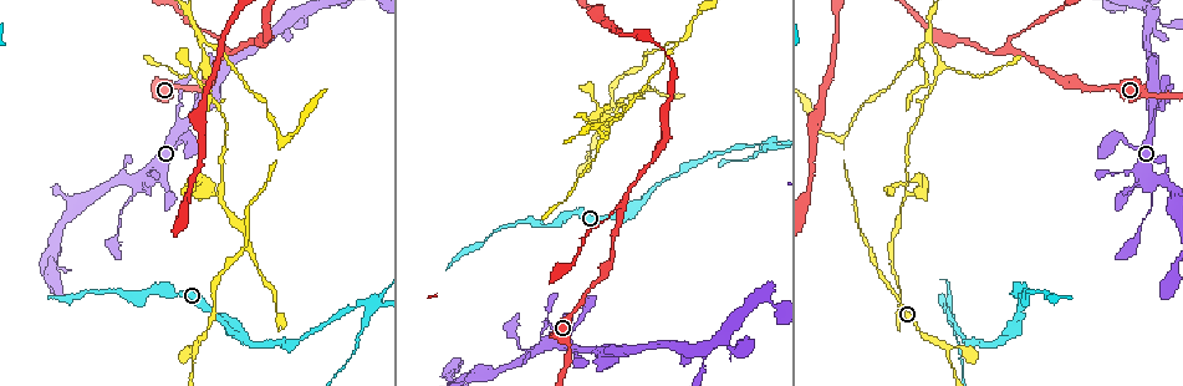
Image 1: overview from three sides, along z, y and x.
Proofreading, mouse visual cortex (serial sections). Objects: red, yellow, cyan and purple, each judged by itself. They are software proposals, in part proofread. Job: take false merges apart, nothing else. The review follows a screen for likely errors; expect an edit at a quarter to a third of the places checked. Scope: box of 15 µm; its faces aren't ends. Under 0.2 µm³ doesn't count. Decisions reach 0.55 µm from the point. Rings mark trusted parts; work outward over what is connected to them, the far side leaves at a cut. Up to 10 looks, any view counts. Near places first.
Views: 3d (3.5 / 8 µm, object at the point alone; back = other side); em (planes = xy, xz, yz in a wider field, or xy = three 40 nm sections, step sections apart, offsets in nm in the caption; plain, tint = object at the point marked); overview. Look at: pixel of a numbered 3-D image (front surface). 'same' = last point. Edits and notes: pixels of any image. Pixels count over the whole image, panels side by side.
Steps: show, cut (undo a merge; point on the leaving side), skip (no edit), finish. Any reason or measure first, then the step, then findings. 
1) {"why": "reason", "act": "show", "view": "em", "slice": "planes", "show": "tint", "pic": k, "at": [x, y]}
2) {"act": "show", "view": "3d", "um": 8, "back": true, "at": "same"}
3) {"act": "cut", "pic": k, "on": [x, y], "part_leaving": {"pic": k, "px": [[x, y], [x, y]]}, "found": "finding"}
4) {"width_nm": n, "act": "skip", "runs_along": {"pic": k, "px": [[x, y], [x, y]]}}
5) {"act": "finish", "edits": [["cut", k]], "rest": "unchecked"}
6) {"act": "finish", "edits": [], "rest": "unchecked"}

{"why": "a narrow waist", "act": "show", "view": "3d", "um": 8, "pic": 1, "at": [279, 149]}

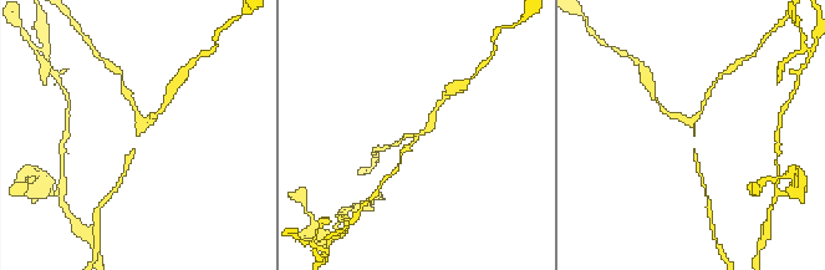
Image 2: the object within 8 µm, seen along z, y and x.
{"arms": 3, "arm_widths_nm": [150, 150, 200], "why": "shape alone is not enough", "act": "show", "view": "em", "slice": "xy", "step": 3, "show": "tint", "pic": 2, "at": [414, 135]}

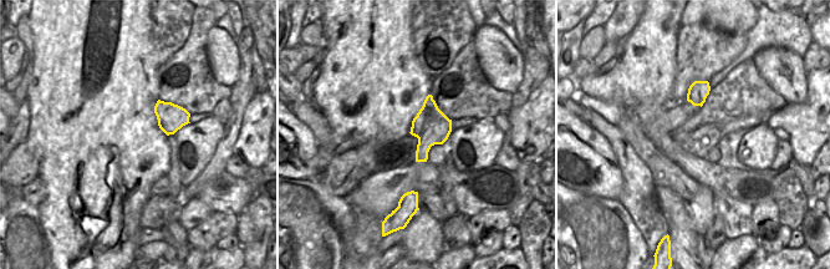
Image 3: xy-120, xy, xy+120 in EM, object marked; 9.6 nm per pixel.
{"width_nm": 360, "act": "skip", "found": "continuous, no second cell"}

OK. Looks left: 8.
{"why": "three-way junction", "act": "show", "view": "3d", "um": 3.5, "pic": 1, "at": [925, 38]}

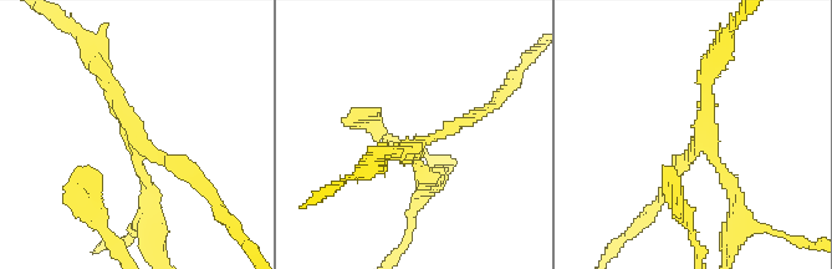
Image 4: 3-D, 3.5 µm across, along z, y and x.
{"arms": 3, "act": "cut", "pic": 4, "on": [147, 187], "part_leaving": {"pic": 4, "px": [[136, 152], [151, 187], [162, 259]]}, "found": "a second cell is stuck on"}

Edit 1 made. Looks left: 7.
{"why": "two arms in line, one across", "act": "show", "view": "3d", "um": 3.5, "pic": 1, "at": [622, 206]}

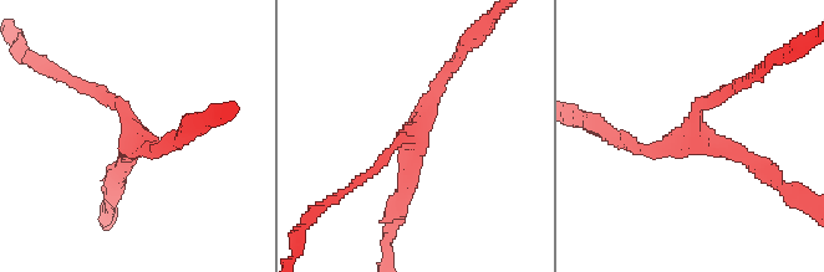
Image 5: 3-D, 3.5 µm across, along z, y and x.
{"arms": 3, "arm_widths_nm": [150, 150, 250], "act": "show", "view": "em", "slice": "xy", "step": 1, "show": "tint", "pic": 5, "at": [416, 140]}

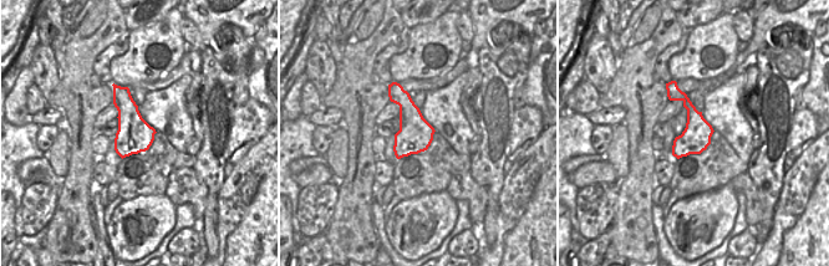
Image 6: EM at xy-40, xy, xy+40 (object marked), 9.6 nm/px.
{"act": "skip", "runs_along": {"pic": 5, "px": [[397, 209], [416, 127], [447, 72]]}, "found": "all the same cell"}

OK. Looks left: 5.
{"why": "three-way junction", "act": "show", "view": "3d", "um": 8, "pic": 1, "at": [303, 12]}

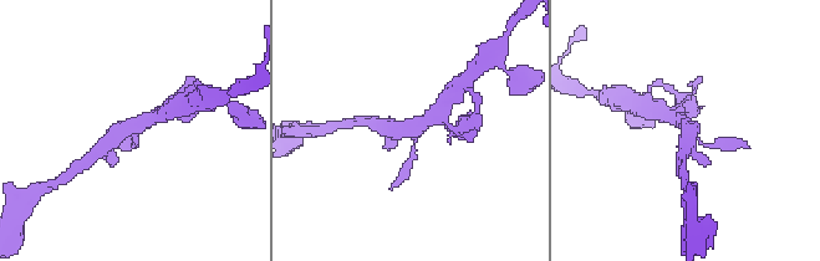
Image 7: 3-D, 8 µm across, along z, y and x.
{"arms": 3, "arm_widths_nm": [150, 350, 500], "act": "show", "view": "em", "slice": "xy", "step": 1, "show": "tint", "pic": 7, "at": [133, 131]}

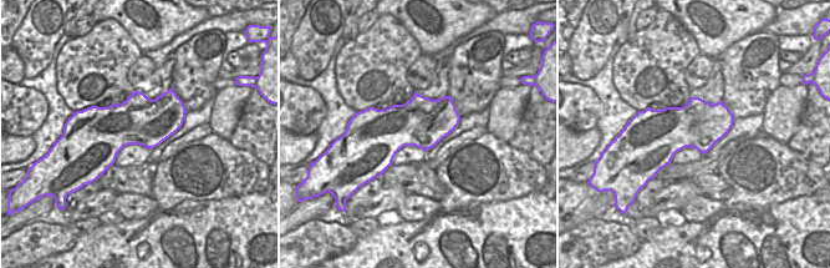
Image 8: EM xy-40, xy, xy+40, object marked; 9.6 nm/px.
{"act": "skip", "runs_along": {"pic": 7, "px": [[102, 148], [120, 131], [161, 114]]}, "found": "continuous, no second cell"}

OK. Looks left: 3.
{"act": "finish", "edits": [["cut", 4]], "rest": "unchecked"}

